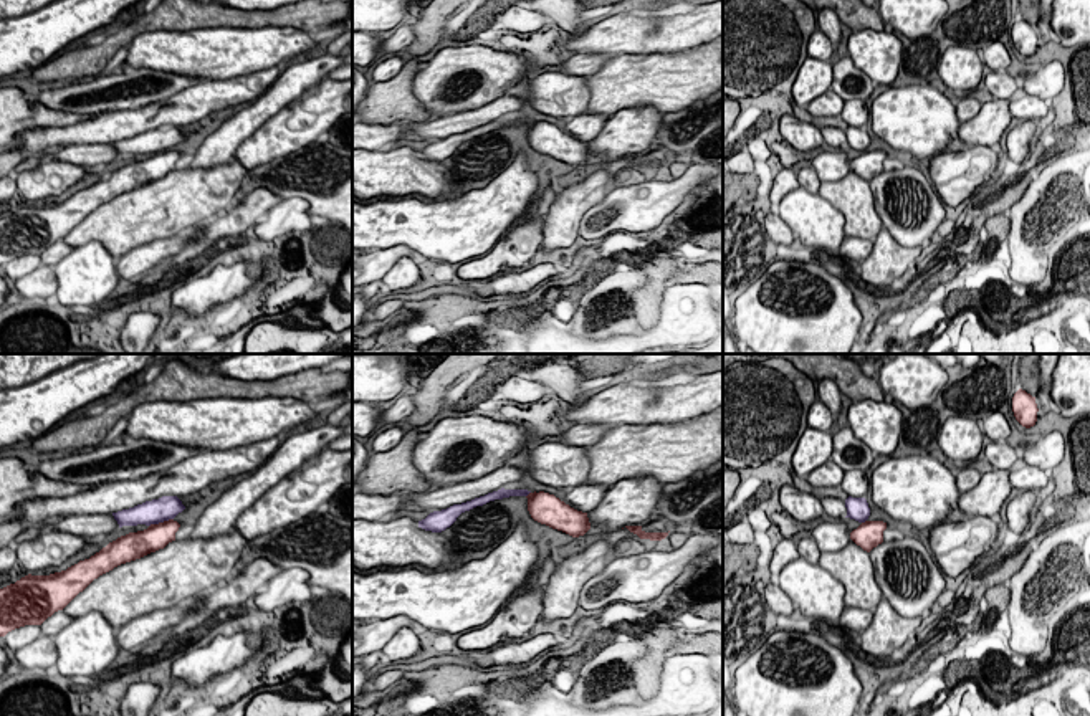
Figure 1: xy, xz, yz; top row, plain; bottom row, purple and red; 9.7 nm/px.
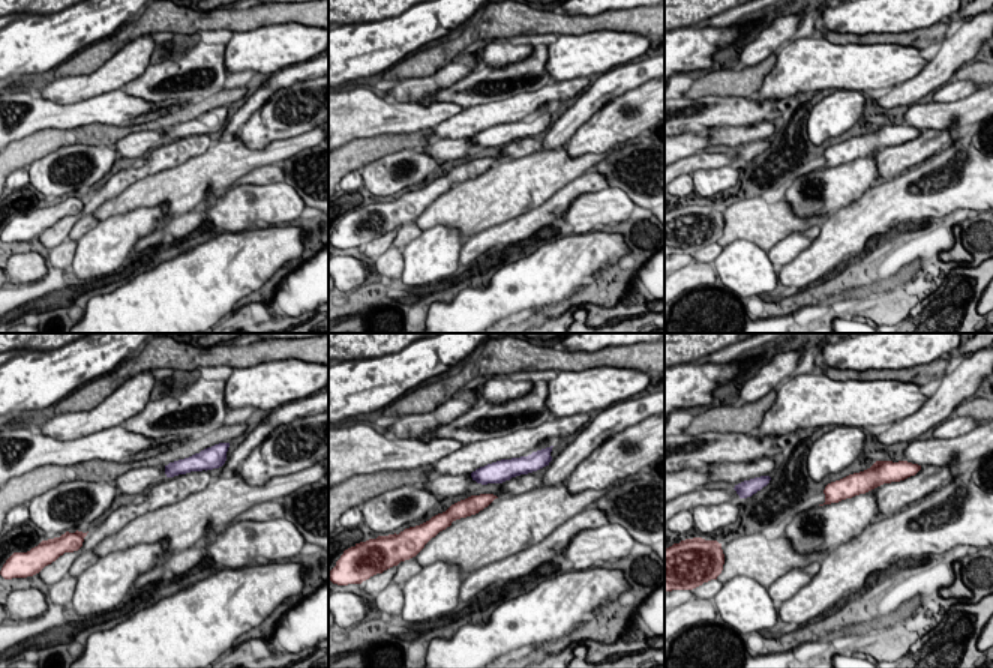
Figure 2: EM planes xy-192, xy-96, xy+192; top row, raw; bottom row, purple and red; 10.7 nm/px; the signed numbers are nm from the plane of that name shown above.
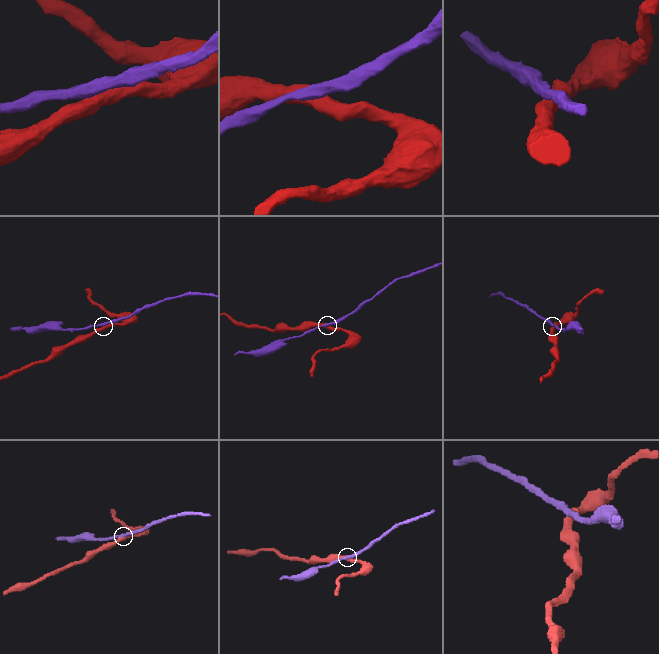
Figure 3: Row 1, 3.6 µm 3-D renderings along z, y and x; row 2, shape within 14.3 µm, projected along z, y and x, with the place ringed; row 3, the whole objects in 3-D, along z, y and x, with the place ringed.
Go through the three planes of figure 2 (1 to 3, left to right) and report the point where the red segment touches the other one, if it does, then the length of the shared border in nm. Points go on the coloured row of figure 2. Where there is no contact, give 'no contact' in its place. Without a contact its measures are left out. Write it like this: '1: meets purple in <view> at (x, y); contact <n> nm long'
1: no contact
2: no contact
3: no contact

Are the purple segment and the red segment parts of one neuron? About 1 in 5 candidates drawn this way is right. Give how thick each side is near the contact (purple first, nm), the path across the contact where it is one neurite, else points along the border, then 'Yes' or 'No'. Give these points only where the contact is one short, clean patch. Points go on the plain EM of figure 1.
Thickness 240 nm (purple) against 240 nm. Boundary: xy (172, 147), (149, 156). No

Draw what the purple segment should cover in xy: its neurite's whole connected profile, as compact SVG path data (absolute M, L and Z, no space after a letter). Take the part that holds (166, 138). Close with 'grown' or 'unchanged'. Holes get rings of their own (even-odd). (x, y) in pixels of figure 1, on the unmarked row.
M162 126L159 129L146 131L129 139L112 142L119 157L137 154L159 154L174 149L185 136L177 126Z; unchanged

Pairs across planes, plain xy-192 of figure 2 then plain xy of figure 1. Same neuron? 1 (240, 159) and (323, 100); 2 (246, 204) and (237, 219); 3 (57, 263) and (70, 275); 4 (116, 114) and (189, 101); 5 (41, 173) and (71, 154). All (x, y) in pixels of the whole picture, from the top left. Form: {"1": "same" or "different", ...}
{"1": "different", "2": "different", "3": "different", "4": "different", "5": "different"}

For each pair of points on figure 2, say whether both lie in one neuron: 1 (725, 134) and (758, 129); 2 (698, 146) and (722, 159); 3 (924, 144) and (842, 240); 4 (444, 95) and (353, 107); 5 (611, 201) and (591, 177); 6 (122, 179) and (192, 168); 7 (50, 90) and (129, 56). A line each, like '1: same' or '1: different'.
1: same
2: same
3: different
4: different
5: different
6: different
7: same

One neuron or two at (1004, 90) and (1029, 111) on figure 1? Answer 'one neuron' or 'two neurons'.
two neurons

